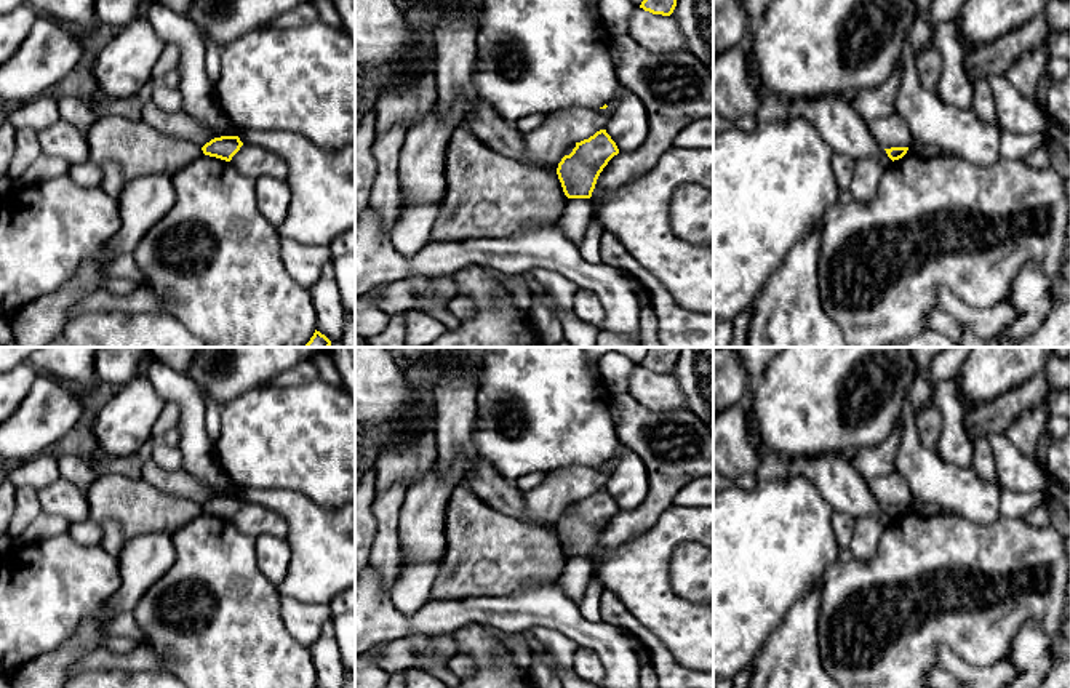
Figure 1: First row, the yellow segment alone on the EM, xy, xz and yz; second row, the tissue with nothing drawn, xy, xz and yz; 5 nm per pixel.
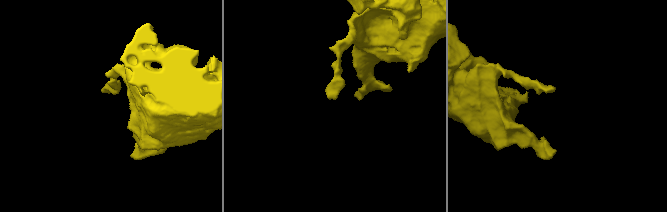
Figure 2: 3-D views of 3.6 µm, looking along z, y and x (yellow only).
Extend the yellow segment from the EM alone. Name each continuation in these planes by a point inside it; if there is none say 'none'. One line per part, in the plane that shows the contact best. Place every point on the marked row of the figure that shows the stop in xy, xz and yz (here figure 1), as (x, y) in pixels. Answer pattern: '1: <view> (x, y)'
none

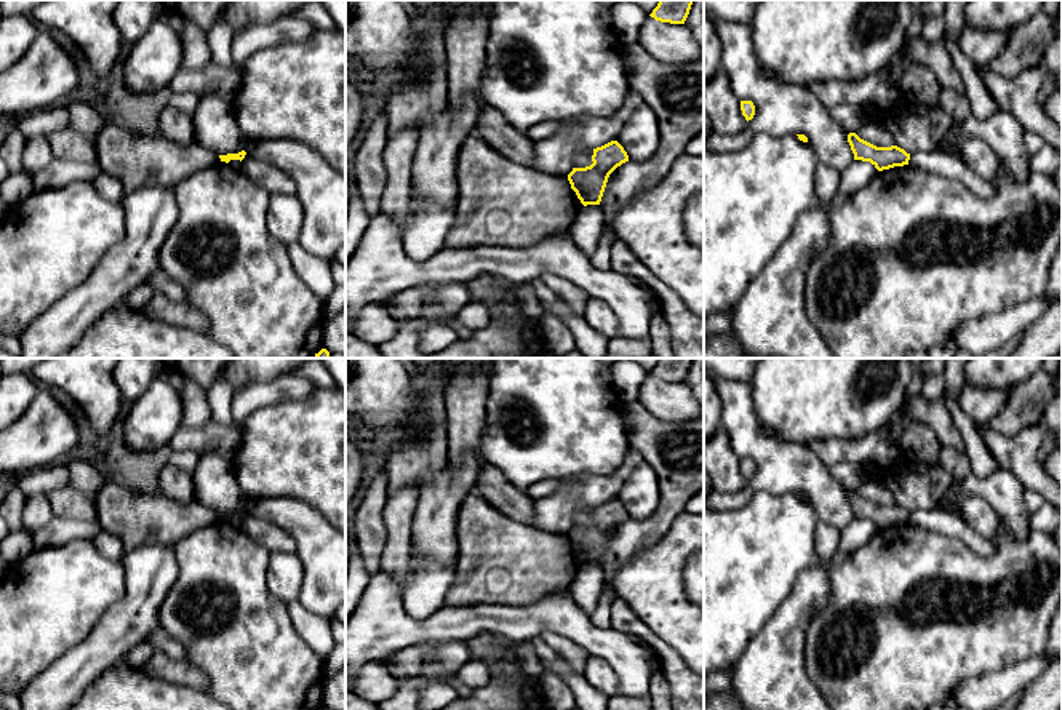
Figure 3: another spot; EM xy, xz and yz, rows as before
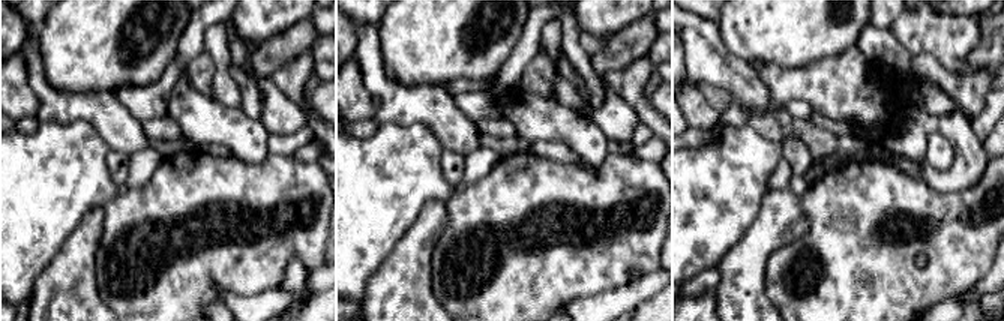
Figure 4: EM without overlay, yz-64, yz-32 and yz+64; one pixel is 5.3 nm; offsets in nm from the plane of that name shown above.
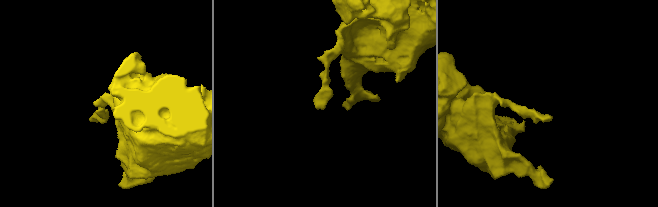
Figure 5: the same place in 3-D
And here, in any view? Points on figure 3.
none

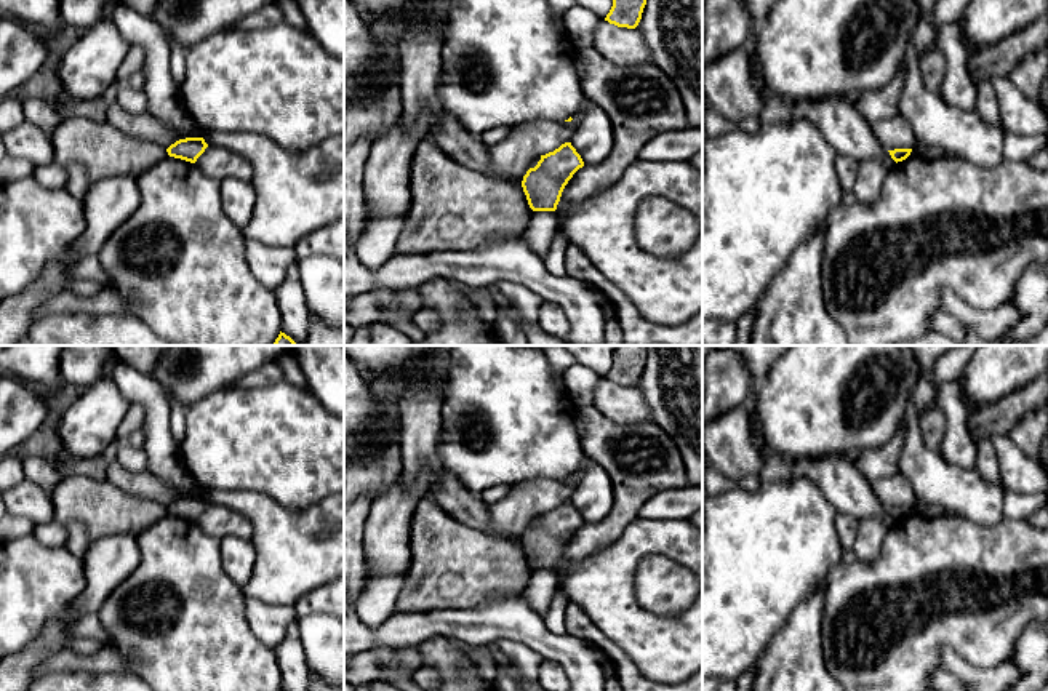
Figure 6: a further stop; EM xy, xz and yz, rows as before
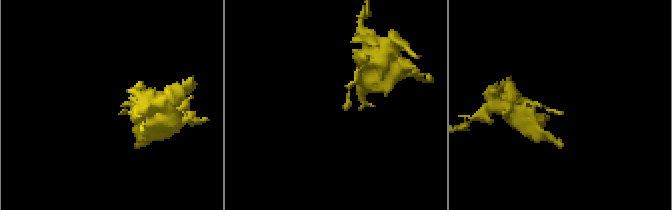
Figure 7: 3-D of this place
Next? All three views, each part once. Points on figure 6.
none

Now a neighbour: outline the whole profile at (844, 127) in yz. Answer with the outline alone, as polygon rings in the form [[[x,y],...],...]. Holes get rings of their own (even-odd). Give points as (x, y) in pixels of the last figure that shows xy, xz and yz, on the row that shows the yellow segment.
[[[754,35],[746,43],[754,88],[763,107],[760,123],[810,120],[816,123],[824,138],[838,155],[856,160],[882,160],[888,170],[896,162],[877,139],[872,125],[842,96],[787,99],[766,88],[758,69],[758,54],[754,48]]]

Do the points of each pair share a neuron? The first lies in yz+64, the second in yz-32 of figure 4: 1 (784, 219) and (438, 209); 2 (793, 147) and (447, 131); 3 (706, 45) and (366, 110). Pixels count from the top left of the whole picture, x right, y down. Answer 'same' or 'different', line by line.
1: same
2: same
3: different

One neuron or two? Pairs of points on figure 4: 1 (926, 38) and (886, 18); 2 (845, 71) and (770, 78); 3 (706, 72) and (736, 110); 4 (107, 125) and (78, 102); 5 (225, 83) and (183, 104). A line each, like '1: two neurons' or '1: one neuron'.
1: two neurons
2: one neuron
3: one neuron
4: one neuron
5: two neurons

